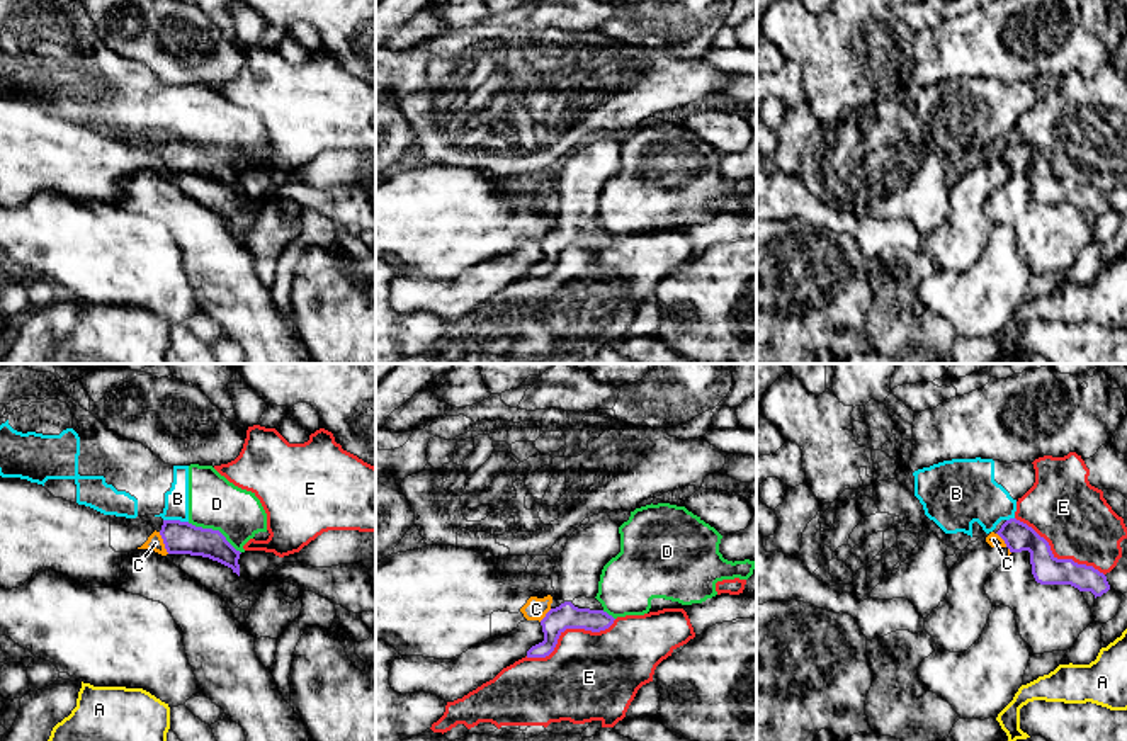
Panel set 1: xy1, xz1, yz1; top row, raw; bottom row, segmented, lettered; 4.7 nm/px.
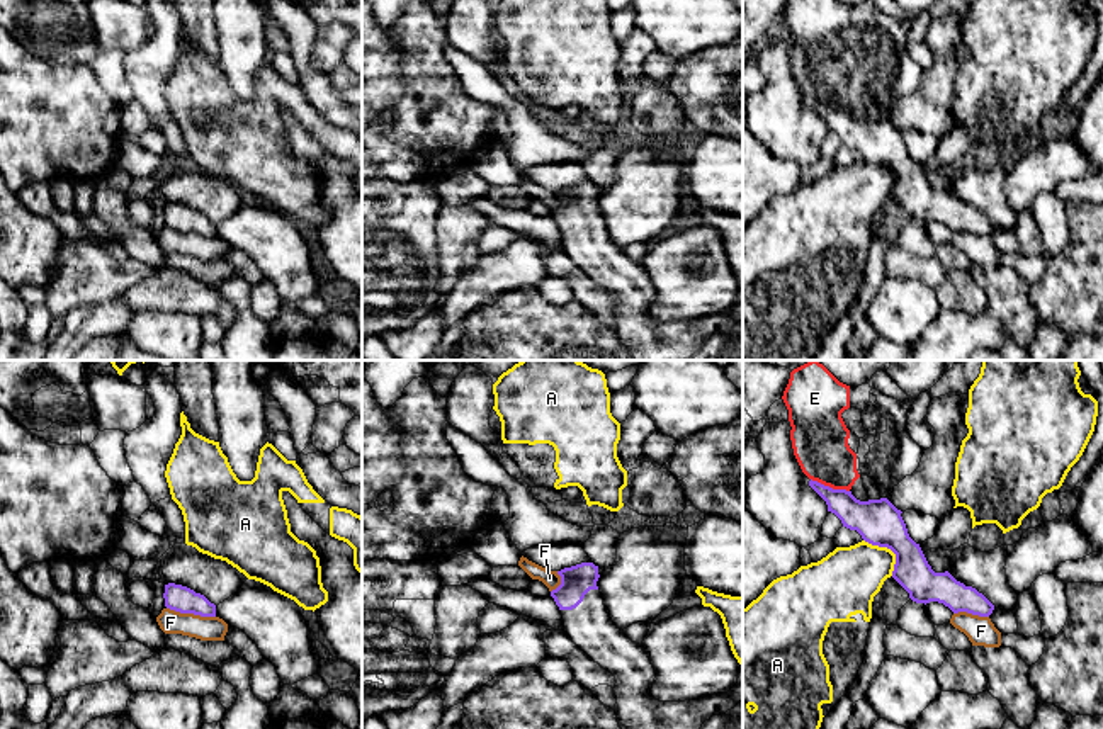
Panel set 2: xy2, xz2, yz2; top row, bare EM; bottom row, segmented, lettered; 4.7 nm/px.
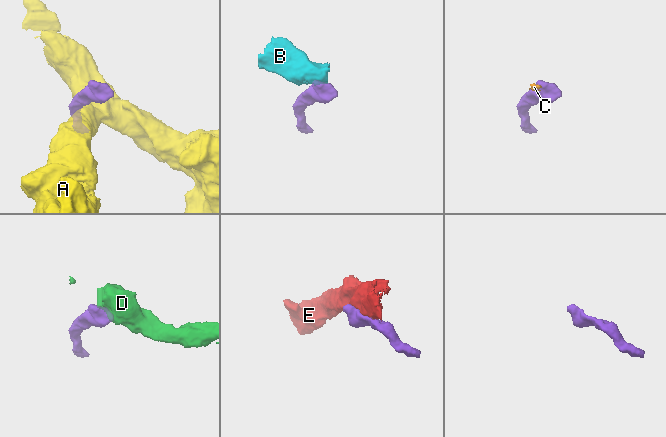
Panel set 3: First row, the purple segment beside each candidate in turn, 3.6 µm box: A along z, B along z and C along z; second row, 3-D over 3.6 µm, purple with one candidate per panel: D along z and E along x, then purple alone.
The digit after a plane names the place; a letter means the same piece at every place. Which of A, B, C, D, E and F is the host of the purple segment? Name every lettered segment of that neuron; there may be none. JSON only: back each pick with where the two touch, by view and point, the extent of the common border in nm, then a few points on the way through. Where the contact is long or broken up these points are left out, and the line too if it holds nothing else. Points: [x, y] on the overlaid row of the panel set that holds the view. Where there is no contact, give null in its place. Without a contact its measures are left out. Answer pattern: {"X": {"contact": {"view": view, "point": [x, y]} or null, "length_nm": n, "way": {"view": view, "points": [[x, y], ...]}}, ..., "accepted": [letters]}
{"accepted": []}

